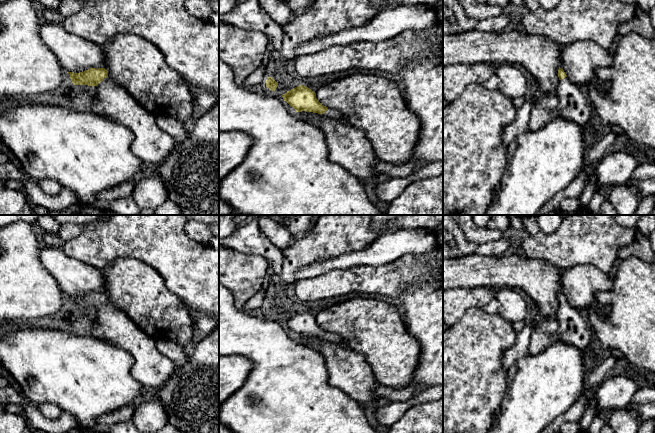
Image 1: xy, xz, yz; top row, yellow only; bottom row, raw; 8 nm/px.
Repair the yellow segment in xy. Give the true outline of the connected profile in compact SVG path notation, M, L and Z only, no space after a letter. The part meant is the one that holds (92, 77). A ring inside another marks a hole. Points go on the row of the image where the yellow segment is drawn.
M105 68L84 72L67 72L73 85L92 87L96 102L92 113L110 118L131 131L134 141L131 152L143 162L158 165L175 148L176 141L156 123L156 117L145 110L122 86L108 77Z

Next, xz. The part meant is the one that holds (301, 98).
M297 86L283 94L282 97L296 112L305 111L323 114L328 118L348 123L340 111L322 105L317 100L316 93L306 86Z

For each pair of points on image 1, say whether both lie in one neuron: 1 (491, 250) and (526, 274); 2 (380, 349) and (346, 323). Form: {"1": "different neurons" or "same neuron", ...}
{"1": "different neurons", "2": "same neuron"}

